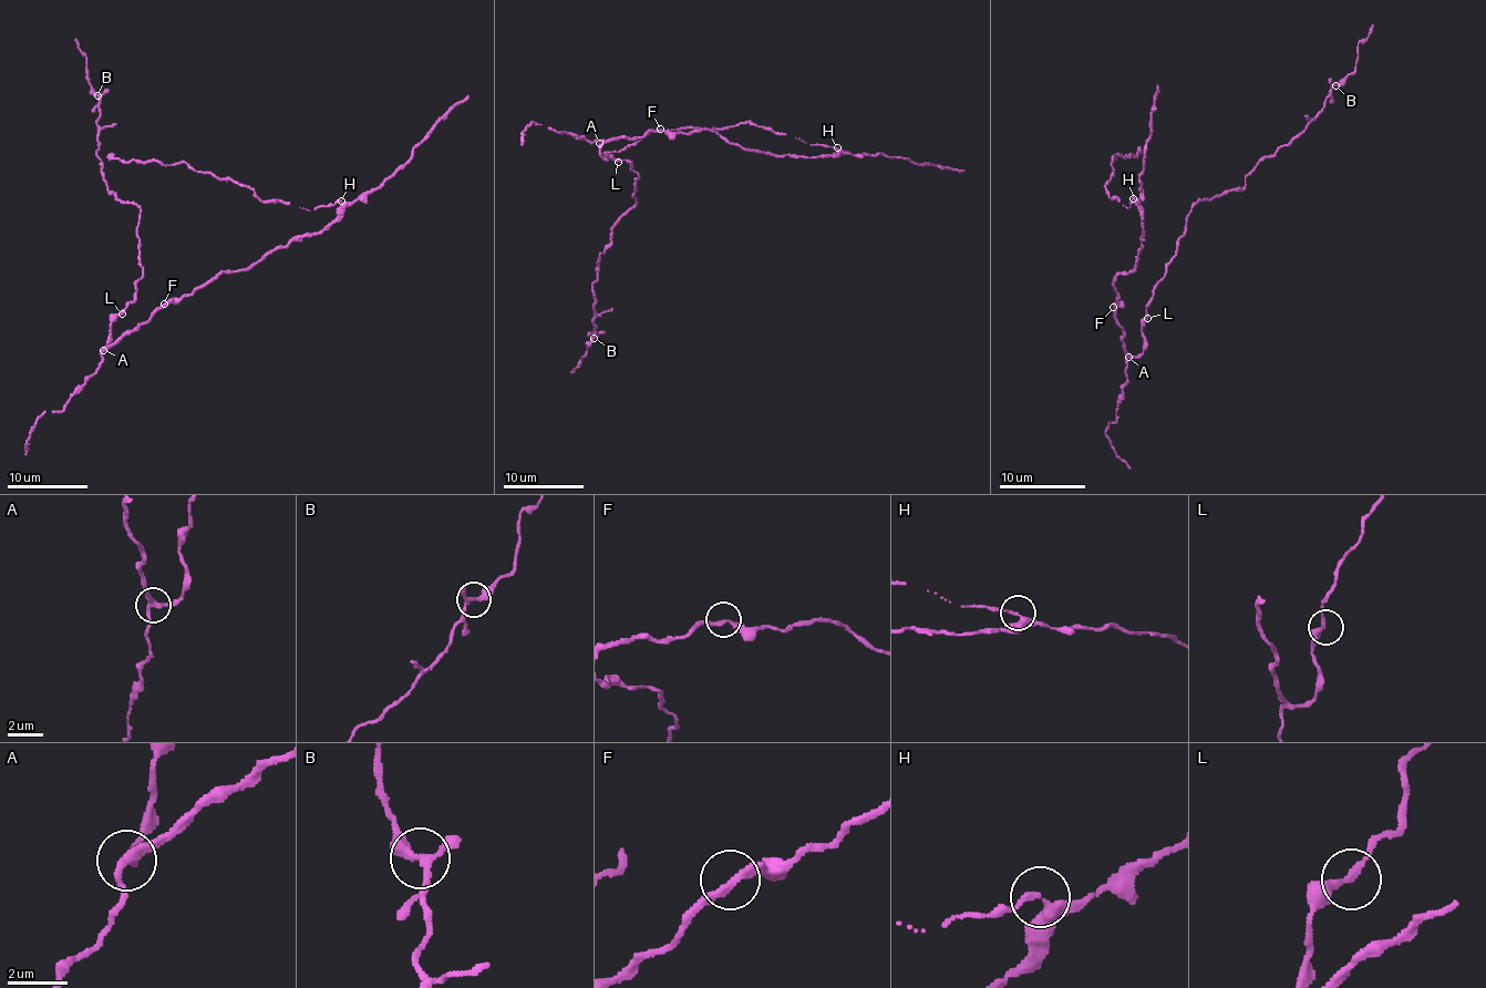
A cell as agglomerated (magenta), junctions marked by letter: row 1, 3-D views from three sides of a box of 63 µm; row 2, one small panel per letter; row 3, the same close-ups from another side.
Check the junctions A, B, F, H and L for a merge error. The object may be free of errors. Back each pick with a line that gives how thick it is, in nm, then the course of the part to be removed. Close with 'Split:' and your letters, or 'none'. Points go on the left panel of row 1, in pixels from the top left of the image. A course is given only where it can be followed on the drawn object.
Split: none

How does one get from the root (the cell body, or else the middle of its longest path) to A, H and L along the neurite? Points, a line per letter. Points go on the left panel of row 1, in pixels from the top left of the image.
A: (154, 314), (103, 350)
H: (154, 314), (172, 301), (192, 296), (224, 271), (248, 269), (269, 253), (321, 233), (338, 217), (341, 201)
L: (154, 314), (103, 350), (111, 321), (122, 314)

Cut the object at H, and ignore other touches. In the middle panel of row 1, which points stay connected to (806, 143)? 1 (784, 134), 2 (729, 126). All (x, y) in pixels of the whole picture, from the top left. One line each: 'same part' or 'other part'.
1: same part
2: same part

